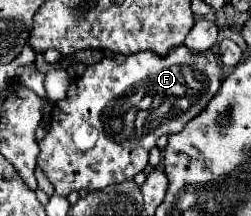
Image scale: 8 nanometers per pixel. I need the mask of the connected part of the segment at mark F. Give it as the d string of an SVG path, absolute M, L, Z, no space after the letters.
M185 44L169 50L165 56L145 50L103 58L101 62L87 66L85 74L69 86L65 100L53 104L51 130L39 142L41 154L37 158L37 166L45 172L59 196L79 190L103 190L111 184L133 180L133 176L147 166L149 150L155 146L159 136L181 132L189 120L205 110L207 102L221 86L221 76L223 72L215 52L193 52Z

